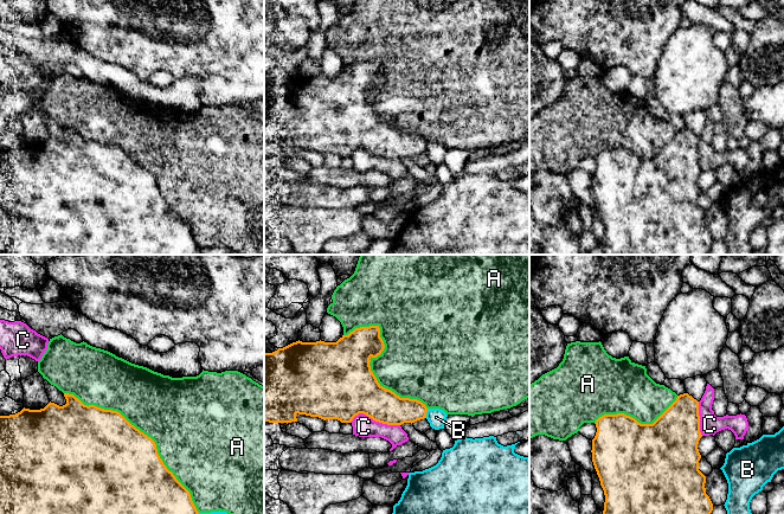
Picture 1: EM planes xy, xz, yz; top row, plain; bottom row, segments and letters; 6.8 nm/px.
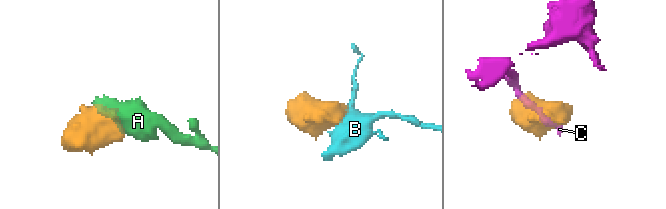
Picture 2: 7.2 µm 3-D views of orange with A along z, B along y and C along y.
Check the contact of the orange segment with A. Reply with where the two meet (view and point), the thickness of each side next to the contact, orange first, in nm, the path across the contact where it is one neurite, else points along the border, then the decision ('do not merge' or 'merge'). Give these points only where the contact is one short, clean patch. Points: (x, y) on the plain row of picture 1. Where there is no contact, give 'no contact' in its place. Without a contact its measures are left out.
xy (143, 168) | 500/460 nm | do not merge

